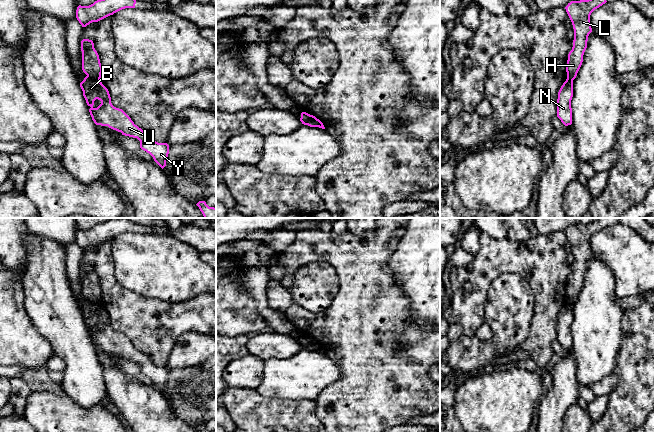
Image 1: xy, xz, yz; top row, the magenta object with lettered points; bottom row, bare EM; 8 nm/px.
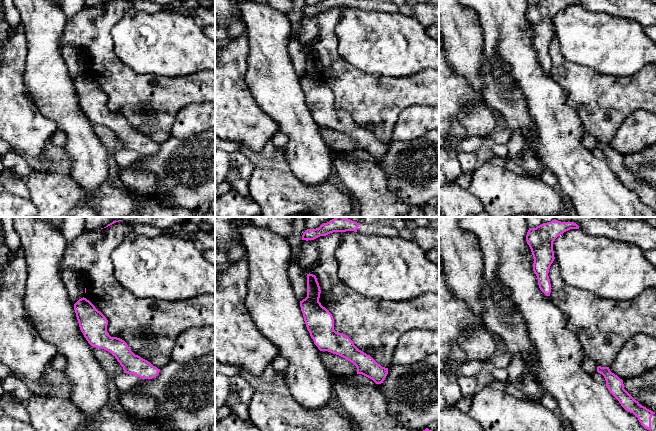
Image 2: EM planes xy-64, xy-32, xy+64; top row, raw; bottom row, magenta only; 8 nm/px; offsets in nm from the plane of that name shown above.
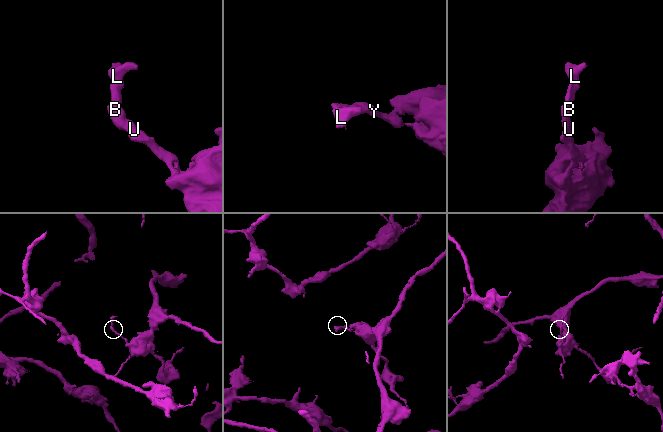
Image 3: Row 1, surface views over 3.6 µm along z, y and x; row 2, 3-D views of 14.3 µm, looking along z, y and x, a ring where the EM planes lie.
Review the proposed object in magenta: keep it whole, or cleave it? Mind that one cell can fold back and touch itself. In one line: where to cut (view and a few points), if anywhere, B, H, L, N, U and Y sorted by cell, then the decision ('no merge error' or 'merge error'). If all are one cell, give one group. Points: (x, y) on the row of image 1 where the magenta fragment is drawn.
xy (87, 75), (99, 80) | B N U Y / H L | merge error

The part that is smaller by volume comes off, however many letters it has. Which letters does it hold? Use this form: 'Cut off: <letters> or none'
Cut off: H, L

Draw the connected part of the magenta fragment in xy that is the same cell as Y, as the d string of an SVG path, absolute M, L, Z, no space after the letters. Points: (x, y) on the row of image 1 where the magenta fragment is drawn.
M86 76L80 87L87 105L91 107L89 112L96 125L108 126L122 135L137 138L142 150L149 153L162 169L166 166L169 145L153 140L122 109L114 107L108 89L100 80Z

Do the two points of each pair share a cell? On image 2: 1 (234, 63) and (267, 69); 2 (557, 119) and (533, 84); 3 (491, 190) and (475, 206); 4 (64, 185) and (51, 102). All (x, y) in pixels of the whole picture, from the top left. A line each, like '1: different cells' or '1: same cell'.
1: different cells
2: same cell
3: different cells
4: different cells

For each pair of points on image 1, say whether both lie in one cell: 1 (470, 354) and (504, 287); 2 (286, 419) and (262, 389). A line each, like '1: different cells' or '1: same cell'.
1: same cell
2: different cells

